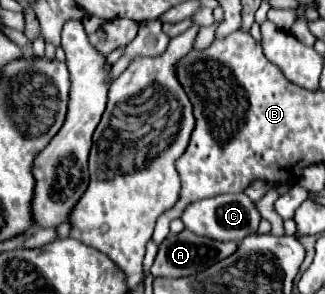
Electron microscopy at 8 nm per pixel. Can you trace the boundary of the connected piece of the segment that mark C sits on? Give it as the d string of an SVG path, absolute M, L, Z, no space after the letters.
M220 194L220 196L212 196L212 198L204 198L200 202L190 204L184 214L182 214L182 222L188 230L200 234L200 236L208 236L212 240L234 240L240 242L242 238L246 238L248 234L254 234L258 230L260 224L260 212L256 208L256 204L246 196L246 194Z

